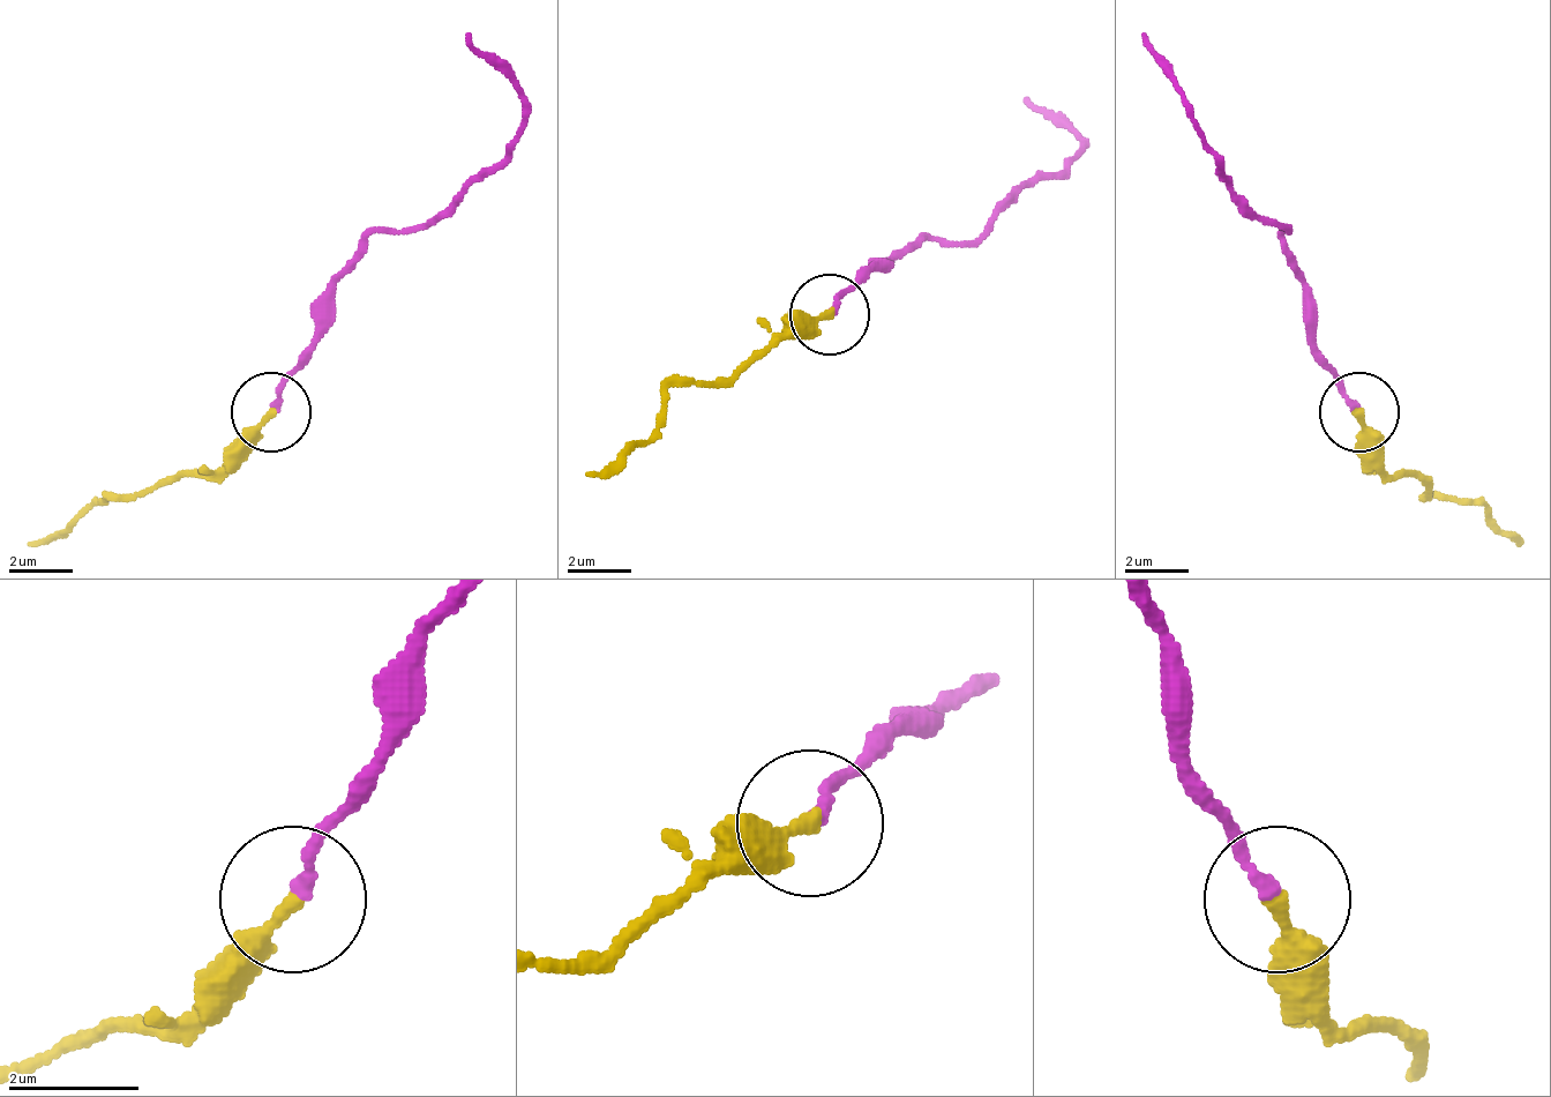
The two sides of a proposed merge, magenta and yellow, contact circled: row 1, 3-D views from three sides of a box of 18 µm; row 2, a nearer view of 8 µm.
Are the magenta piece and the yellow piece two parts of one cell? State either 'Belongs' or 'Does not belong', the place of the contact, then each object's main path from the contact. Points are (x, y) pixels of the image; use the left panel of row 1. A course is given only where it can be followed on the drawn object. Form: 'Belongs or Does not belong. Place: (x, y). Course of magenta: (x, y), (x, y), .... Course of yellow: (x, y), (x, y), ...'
Does not belong. Place: (271, 412). Course of magenta: (272, 413), (313, 342), (329, 278), (376, 230), (417, 230), (488, 174), (521, 126), (521, 87), (464, 30). Course of yellow: (272, 413), (217, 470), (154, 494), (121, 494), (97, 502), (25, 542)

